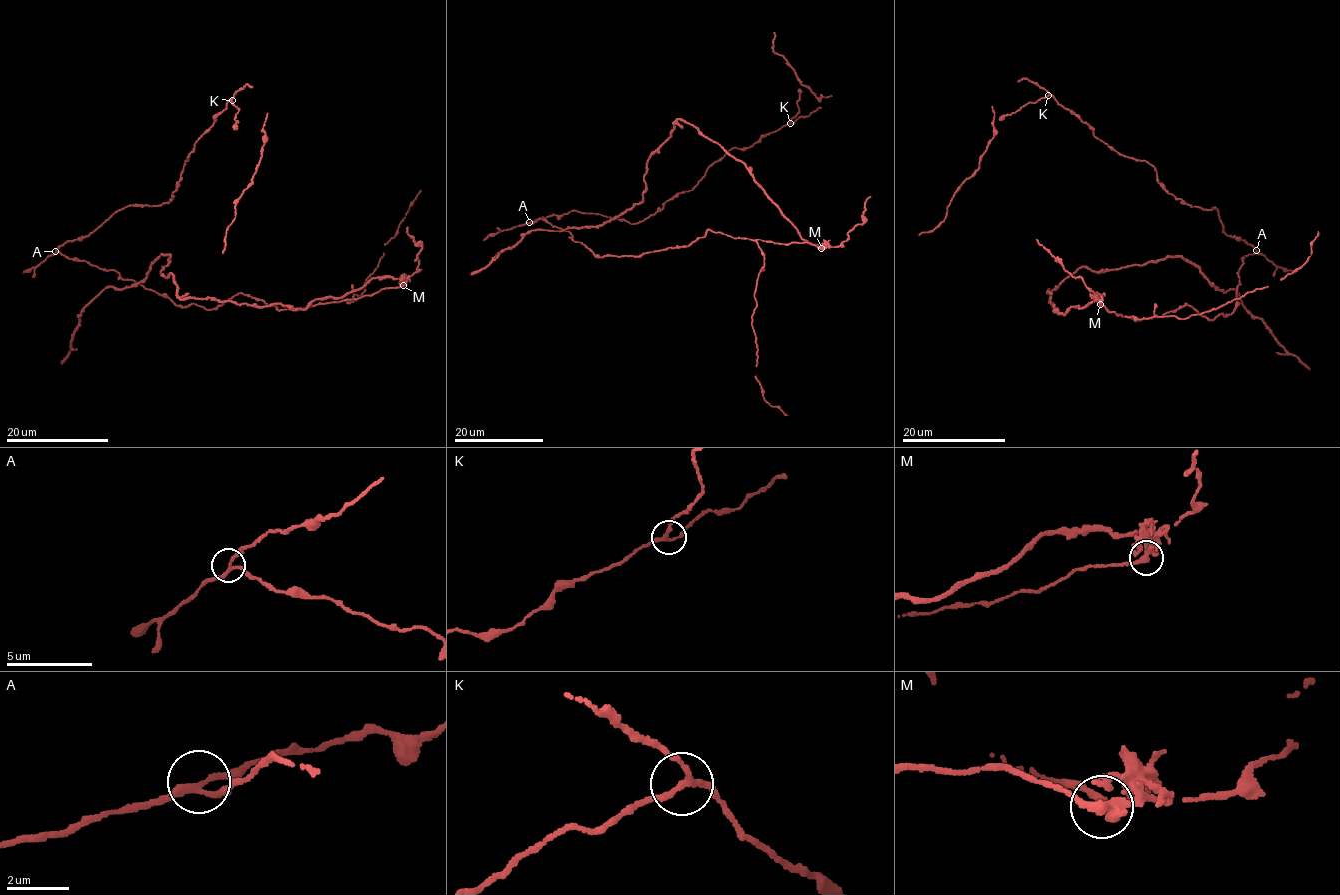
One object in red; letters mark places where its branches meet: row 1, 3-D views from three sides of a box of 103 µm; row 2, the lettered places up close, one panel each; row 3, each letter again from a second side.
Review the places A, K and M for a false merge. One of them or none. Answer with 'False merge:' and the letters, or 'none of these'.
False merge: M

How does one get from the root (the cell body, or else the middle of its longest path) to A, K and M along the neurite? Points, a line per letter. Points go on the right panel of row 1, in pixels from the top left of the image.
A: (1188, 306), (1211, 320), (1232, 313), (1241, 284), (1236, 272), (1243, 257), (1256, 250)
K: (1188, 306), (1211, 320), (1232, 313), (1255, 248), (1048, 95)
M: (1188, 306), (1185, 303), (1161, 316), (1134, 321), (1134, 318), (1116, 315), (1099, 304)

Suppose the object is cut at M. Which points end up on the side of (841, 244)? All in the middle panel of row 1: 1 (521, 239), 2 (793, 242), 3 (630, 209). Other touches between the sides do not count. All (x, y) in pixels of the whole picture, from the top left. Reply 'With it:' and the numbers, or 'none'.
With it: 1, 3

